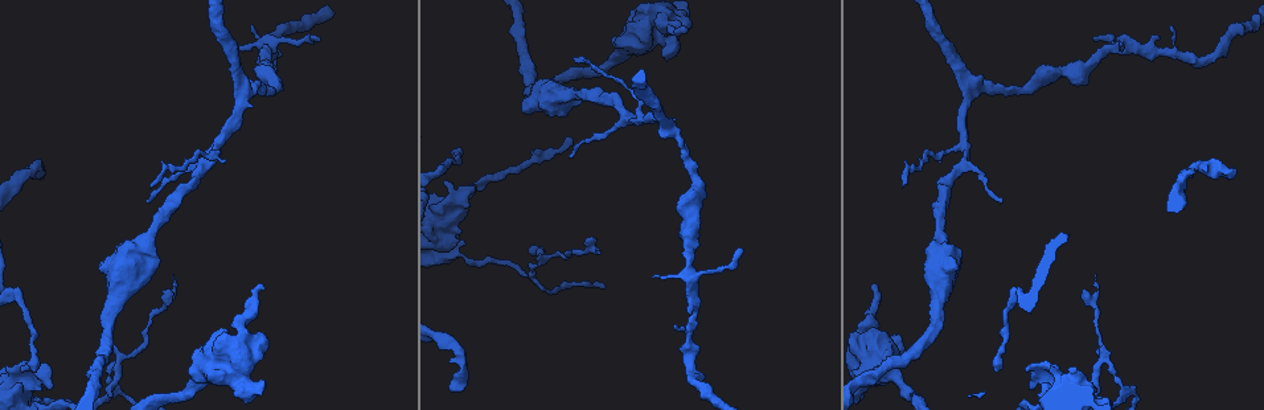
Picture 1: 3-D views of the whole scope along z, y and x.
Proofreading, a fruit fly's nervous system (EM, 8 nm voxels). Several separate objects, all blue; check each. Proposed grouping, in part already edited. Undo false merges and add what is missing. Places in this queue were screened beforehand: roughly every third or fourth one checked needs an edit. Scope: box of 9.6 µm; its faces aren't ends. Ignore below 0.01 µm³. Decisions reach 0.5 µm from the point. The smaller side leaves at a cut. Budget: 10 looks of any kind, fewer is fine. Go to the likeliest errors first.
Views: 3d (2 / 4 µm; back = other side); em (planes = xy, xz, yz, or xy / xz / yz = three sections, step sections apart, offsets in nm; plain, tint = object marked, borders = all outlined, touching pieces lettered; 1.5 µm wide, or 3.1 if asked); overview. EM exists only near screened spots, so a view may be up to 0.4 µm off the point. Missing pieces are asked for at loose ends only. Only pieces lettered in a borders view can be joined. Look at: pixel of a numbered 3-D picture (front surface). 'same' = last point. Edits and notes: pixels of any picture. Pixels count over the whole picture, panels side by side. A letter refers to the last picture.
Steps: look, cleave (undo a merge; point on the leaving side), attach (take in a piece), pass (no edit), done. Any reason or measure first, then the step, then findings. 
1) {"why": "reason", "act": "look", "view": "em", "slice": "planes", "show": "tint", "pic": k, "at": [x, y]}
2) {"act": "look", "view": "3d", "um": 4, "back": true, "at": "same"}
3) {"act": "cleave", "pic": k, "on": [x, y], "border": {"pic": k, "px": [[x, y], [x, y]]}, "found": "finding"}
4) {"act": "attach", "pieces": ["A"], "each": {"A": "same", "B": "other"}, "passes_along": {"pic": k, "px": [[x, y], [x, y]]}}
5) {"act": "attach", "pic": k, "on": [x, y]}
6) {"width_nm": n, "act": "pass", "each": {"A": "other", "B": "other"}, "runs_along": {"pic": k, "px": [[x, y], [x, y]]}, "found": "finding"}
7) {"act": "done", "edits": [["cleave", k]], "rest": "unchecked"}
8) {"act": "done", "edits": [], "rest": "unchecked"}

{"why": "end of a long branch", "act": "look", "view": "em", "slice": "xz", "step": 8, "show": "borders", "pic": 1, "at": [1236, 169]}

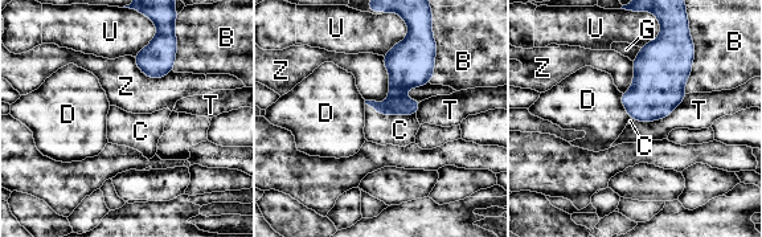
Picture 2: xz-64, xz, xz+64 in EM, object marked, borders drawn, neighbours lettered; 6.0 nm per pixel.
{"act": "attach", "pieces": ["C"], "each": {"B": "other", "C": "same", "D": "other", "G": "other", "T": "other", "U": "other", "Z": "other"}, "passes_along": {"pic": 2, "px": [[404, 76], [390, 114], [400, 130]]}, "found": "the neuron continues"}

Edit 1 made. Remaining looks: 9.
{"why": "looks like a crossing", "act": "look", "view": "em", "slice": "planes", "show": "borders", "pic": 1, "at": [642, 118]}

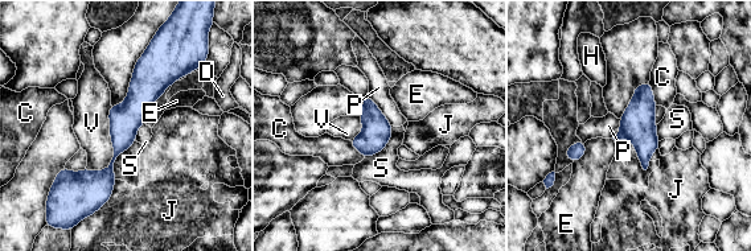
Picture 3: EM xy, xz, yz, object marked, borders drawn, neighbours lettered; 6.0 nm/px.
{"longest_contact_nm": ["V", 420], "act": "pass", "each": {"C": "other", "D": "other", "E": "other", "H": "other", "J": "other", "P": "other", "S": "other", "V": "other"}, "runs_along": {"pic": 3, "px": [[154, 53], [98, 201]]}, "found": "all the same neuron"}

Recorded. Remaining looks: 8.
{"why": "stops while still wide", "act": "look", "view": "3d", "um": 4, "pic": 1, "at": [901, 338]}

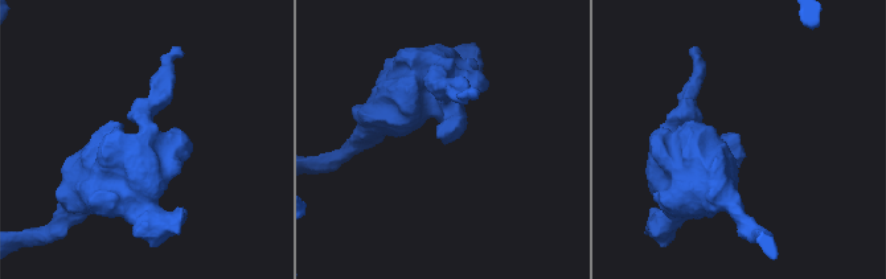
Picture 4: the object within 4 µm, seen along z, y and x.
{"act": "look", "view": "em", "slice": "xz", "step": 8, "show": "borders", "pic": 4, "at": [737, 138]}

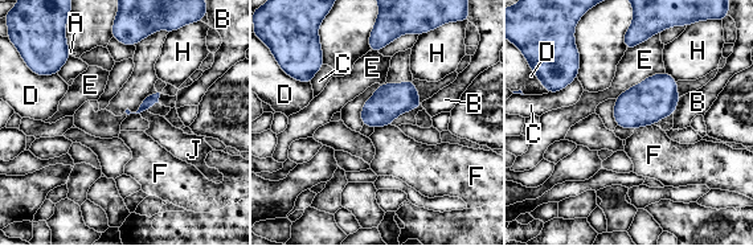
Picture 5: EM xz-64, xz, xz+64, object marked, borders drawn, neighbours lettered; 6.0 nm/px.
{"act": "pass", "each": {"A": "other", "B": "other", "C": "other", "D": "other", "E": "other", "F": "other", "H": "other", "J": "other"}, "border": {"pic": 5, "px": [[654, 123], [635, 128]]}, "found": "none of them fits"}

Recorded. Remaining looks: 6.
{"why": "free end", "act": "look", "view": "3d", "um": 2, "pic": 1, "at": [1031, 389]}

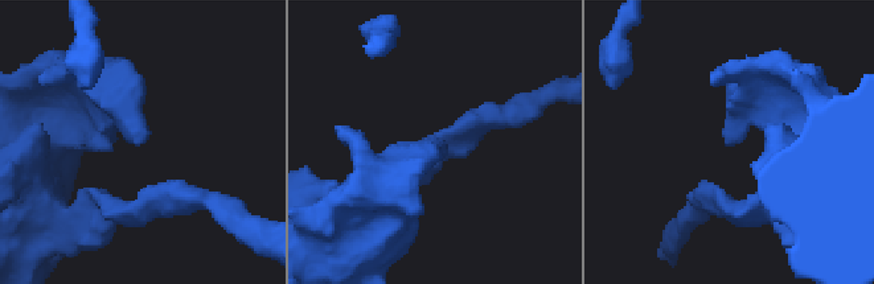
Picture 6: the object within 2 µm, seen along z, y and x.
{"why": "need the tissue", "act": "look", "view": "em", "um": 3.1, "slice": "planes", "show": "borders", "pic": 6, "at": [139, 146]}

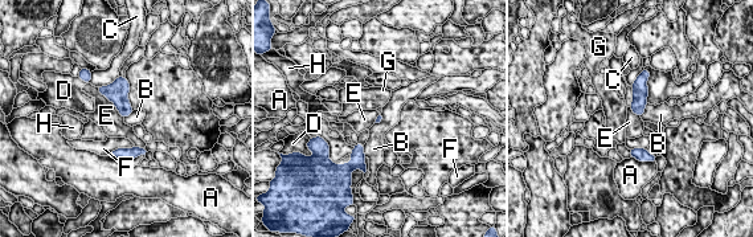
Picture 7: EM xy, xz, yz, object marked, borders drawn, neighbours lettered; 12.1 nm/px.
{"act": "pass", "each": {"A": "other", "B": "other", "C": "other", "D": "other", "E": "other", "F": "other", "G": "other", "H": "other"}, "border": {"pic": 7, "px": [[646, 102], [646, 107], [639, 115]]}, "found": "no lettered piece goes on from it"}

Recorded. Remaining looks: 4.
{"act": "done", "edits": [["attach", 2]], "rest": "unchecked"}

